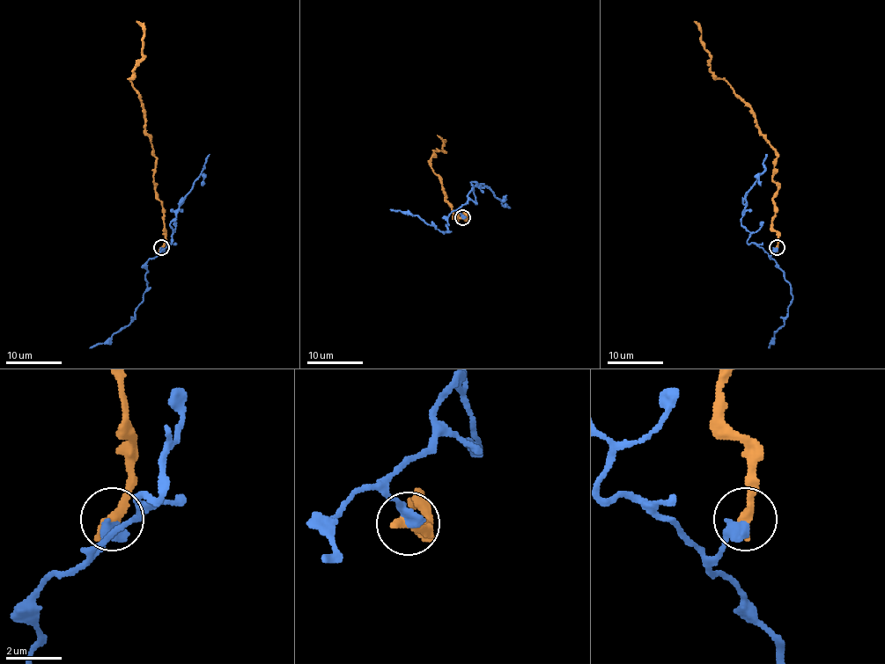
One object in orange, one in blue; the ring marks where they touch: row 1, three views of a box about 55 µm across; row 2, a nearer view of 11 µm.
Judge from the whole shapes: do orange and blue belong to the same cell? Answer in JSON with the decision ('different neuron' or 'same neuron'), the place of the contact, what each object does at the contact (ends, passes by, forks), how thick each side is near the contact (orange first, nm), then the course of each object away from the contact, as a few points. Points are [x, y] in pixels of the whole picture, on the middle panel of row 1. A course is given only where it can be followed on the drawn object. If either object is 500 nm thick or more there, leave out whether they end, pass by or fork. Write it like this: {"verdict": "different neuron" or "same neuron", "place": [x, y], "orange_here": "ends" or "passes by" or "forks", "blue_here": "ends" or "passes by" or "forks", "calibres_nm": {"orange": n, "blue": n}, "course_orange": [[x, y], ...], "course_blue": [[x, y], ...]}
{"verdict": "different neuron", "place": [462, 217], "orange_here": "ends", "blue_here": "ends", "calibres_nm": {"orange": 440, "blue": 440}, "course_orange": [[462, 217], [465, 213], [453, 215], [431, 167], [431, 156], [444, 146], [437, 135]], "course_blue": [[462, 217], [458, 210], [466, 201], [470, 189], [473, 191], [470, 182], [486, 186], [503, 205], [510, 207]]}

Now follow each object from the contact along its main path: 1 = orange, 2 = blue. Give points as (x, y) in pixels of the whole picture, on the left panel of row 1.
1: (161, 248), (156, 158), (146, 110), (130, 81), (143, 48), (143, 27), (136, 20)
2: (161, 248), (157, 255), (170, 244), (173, 232), (170, 224), (209, 154)

